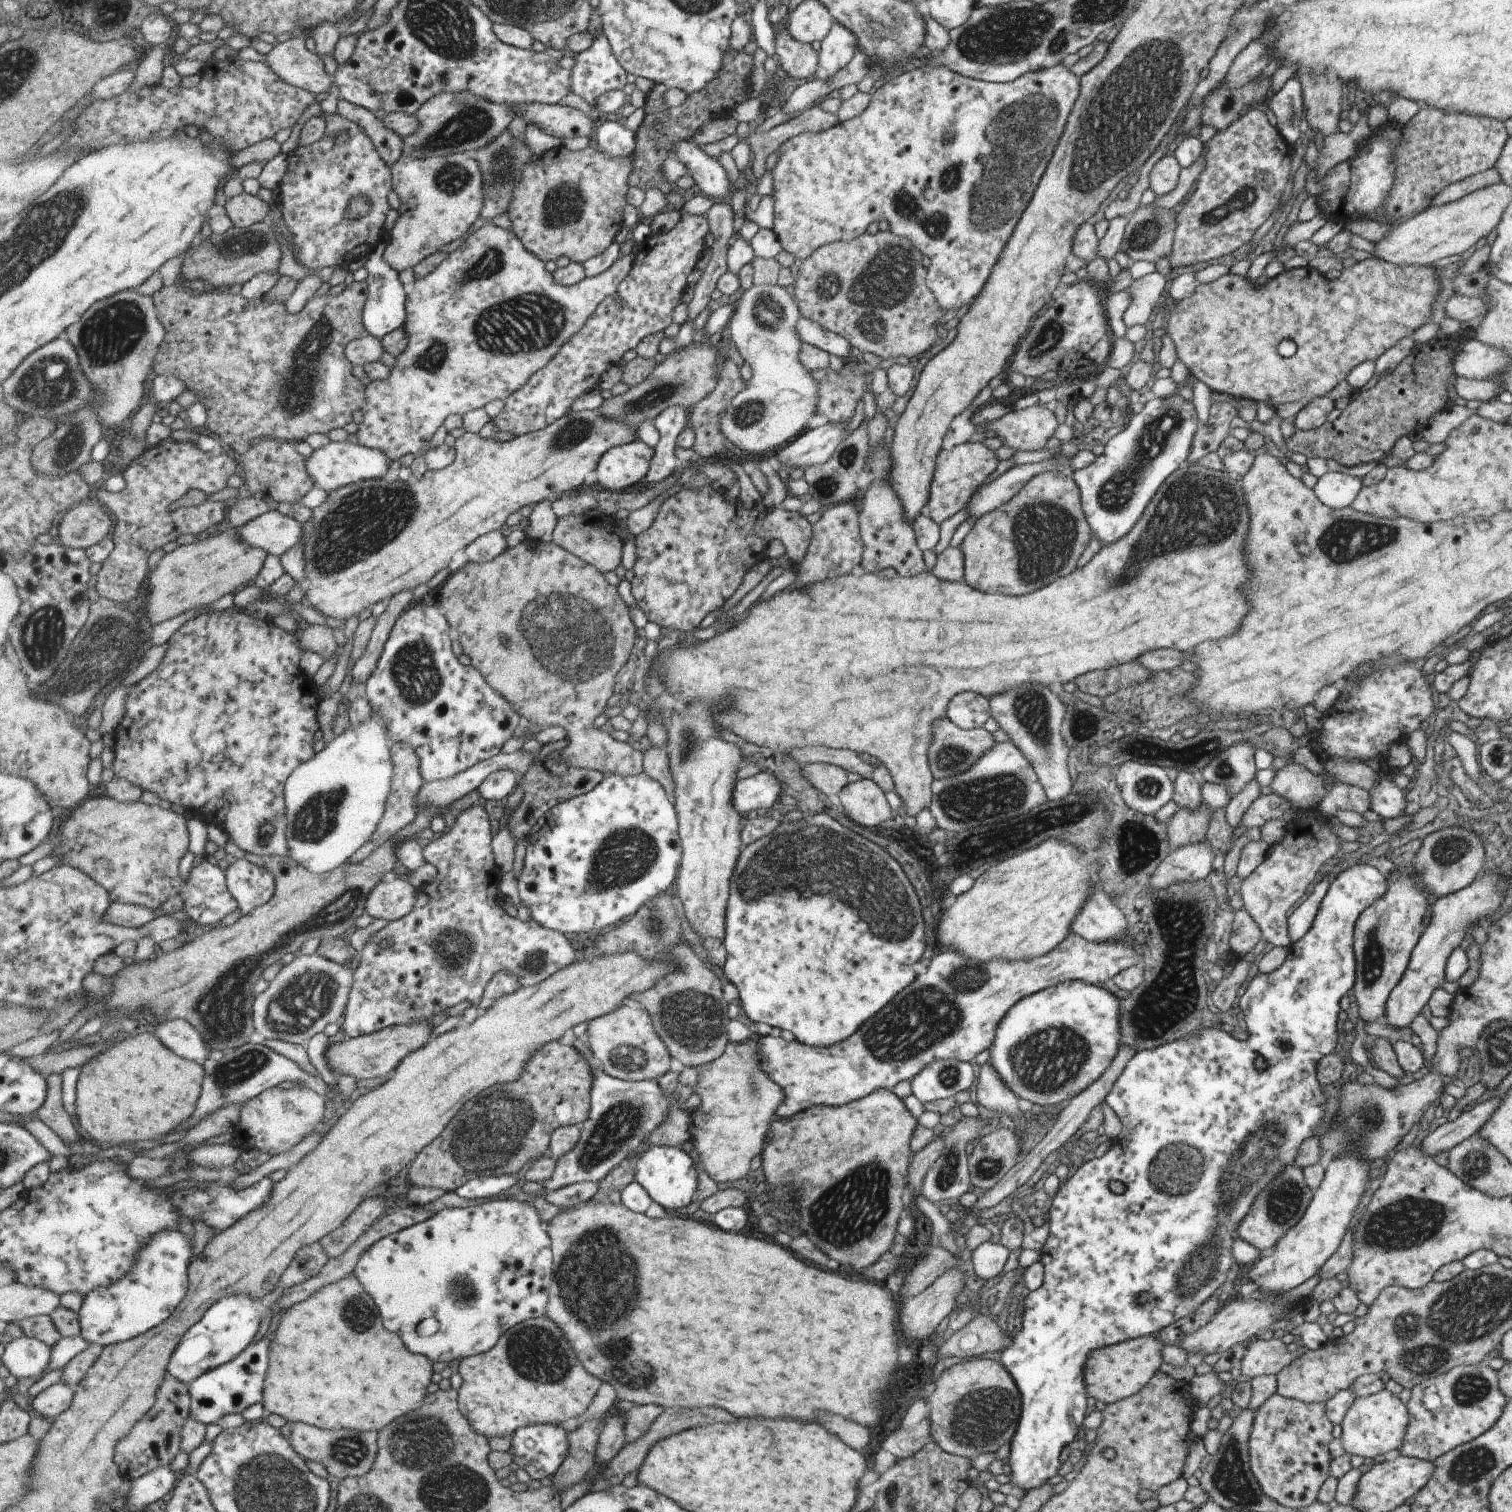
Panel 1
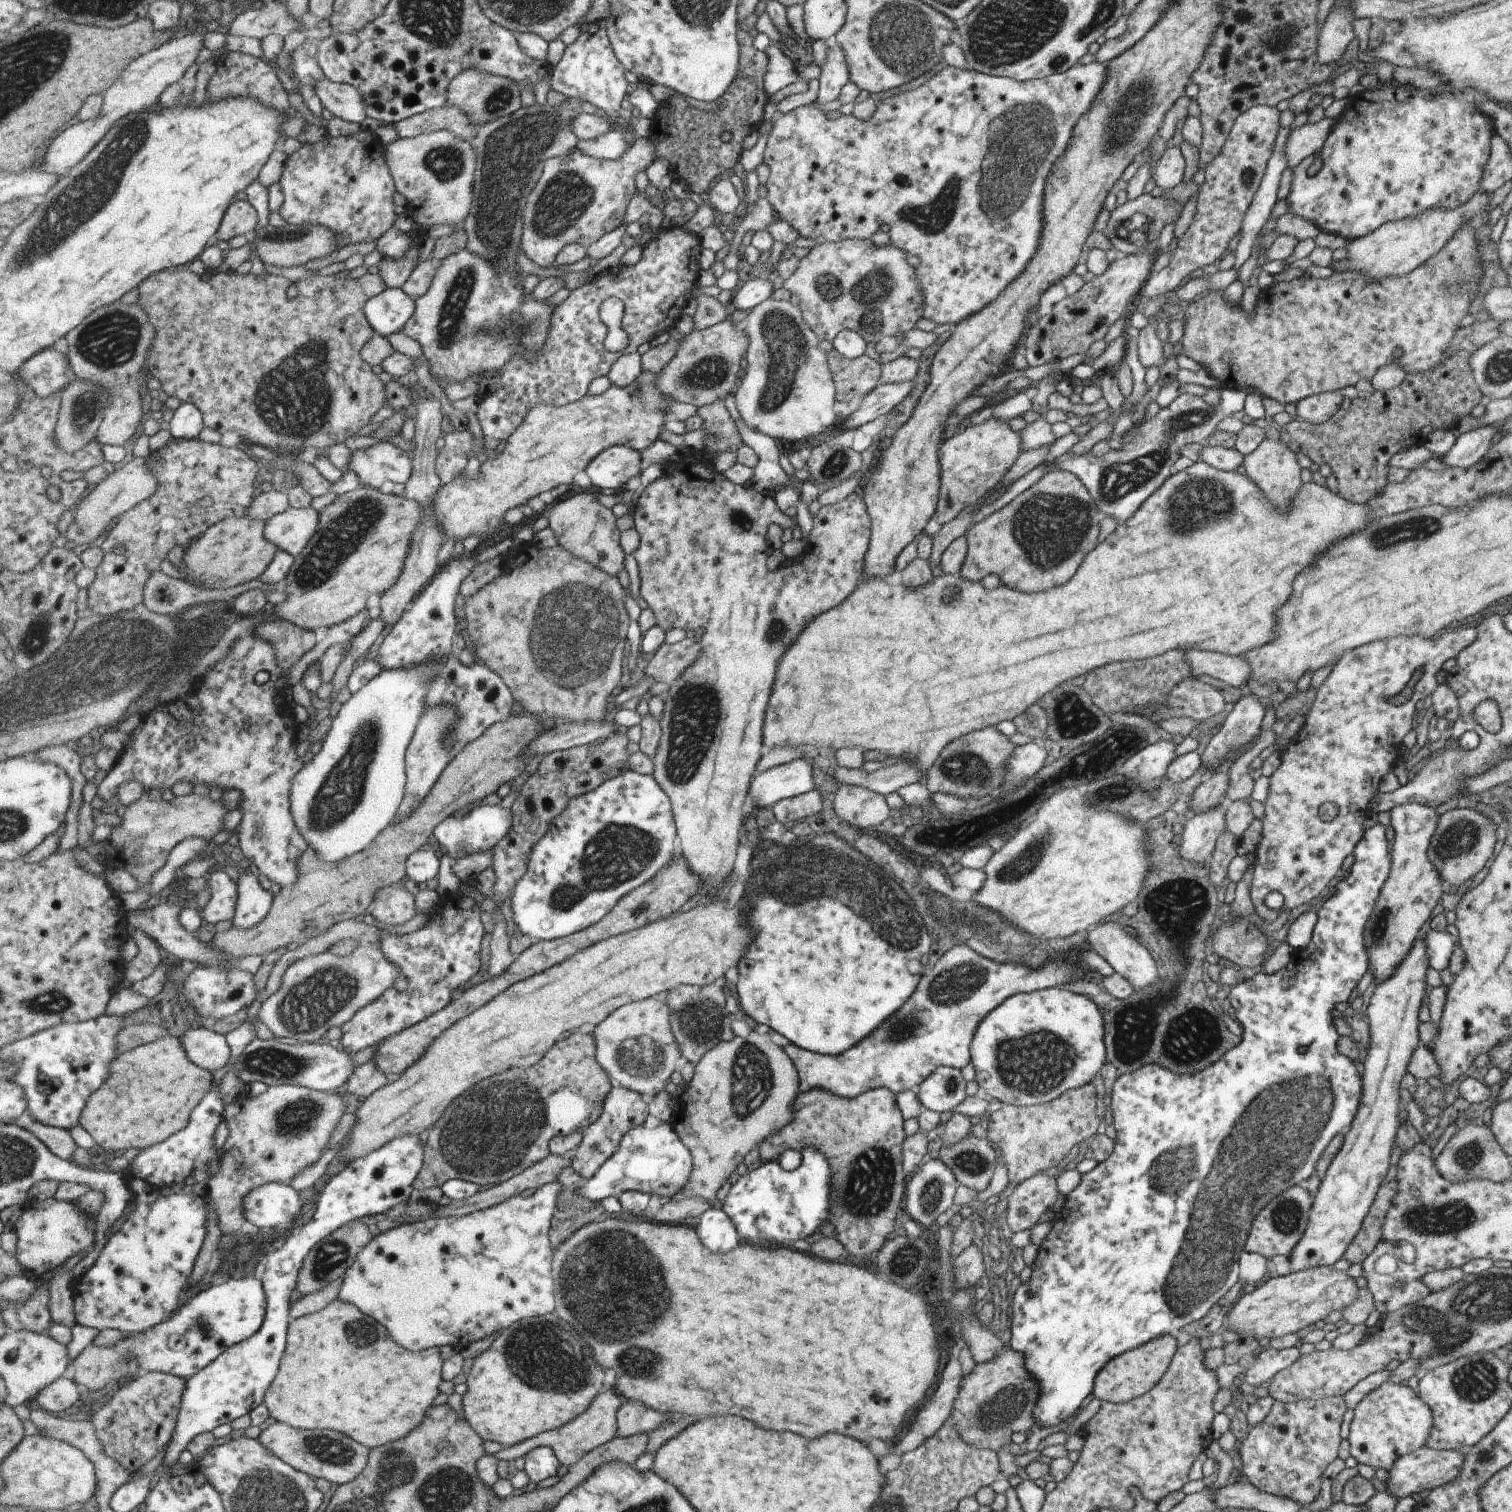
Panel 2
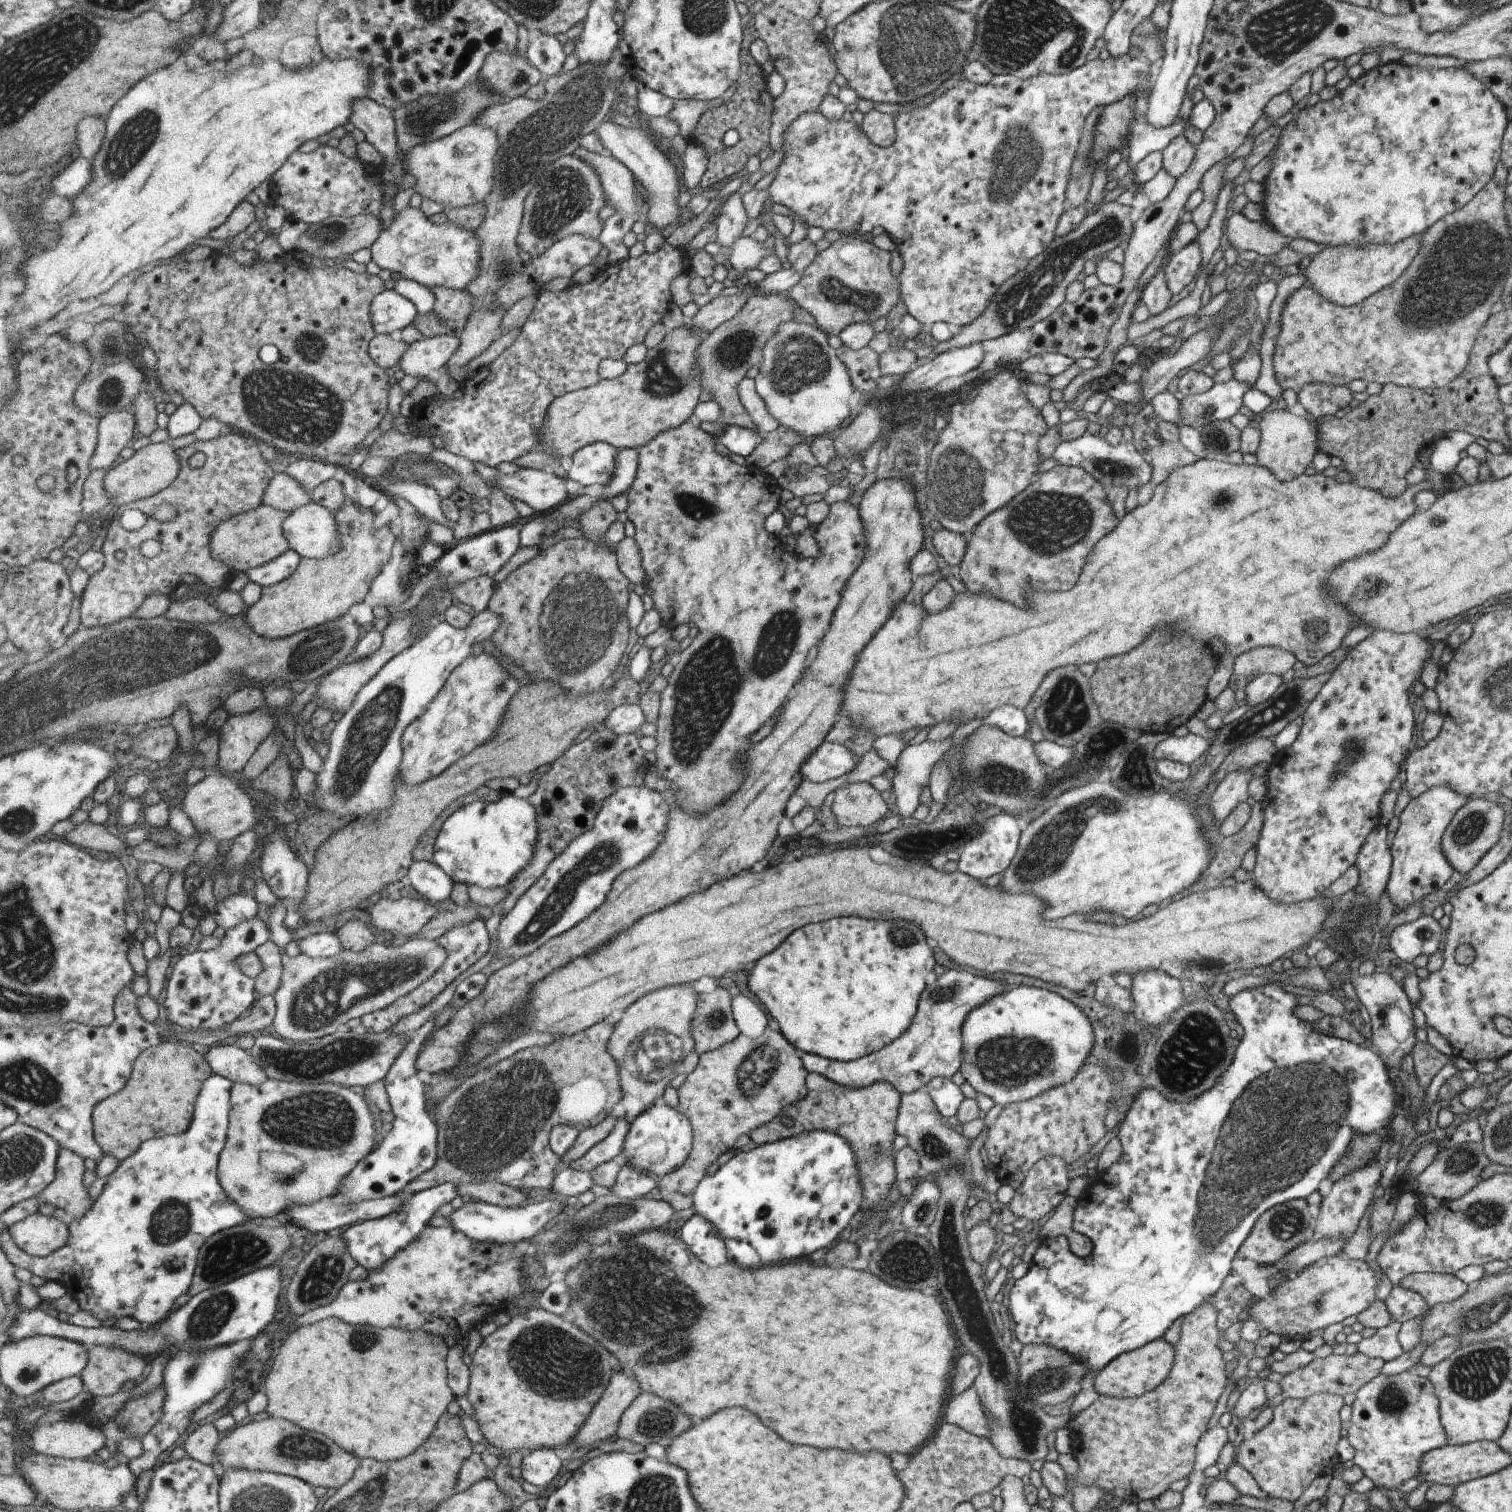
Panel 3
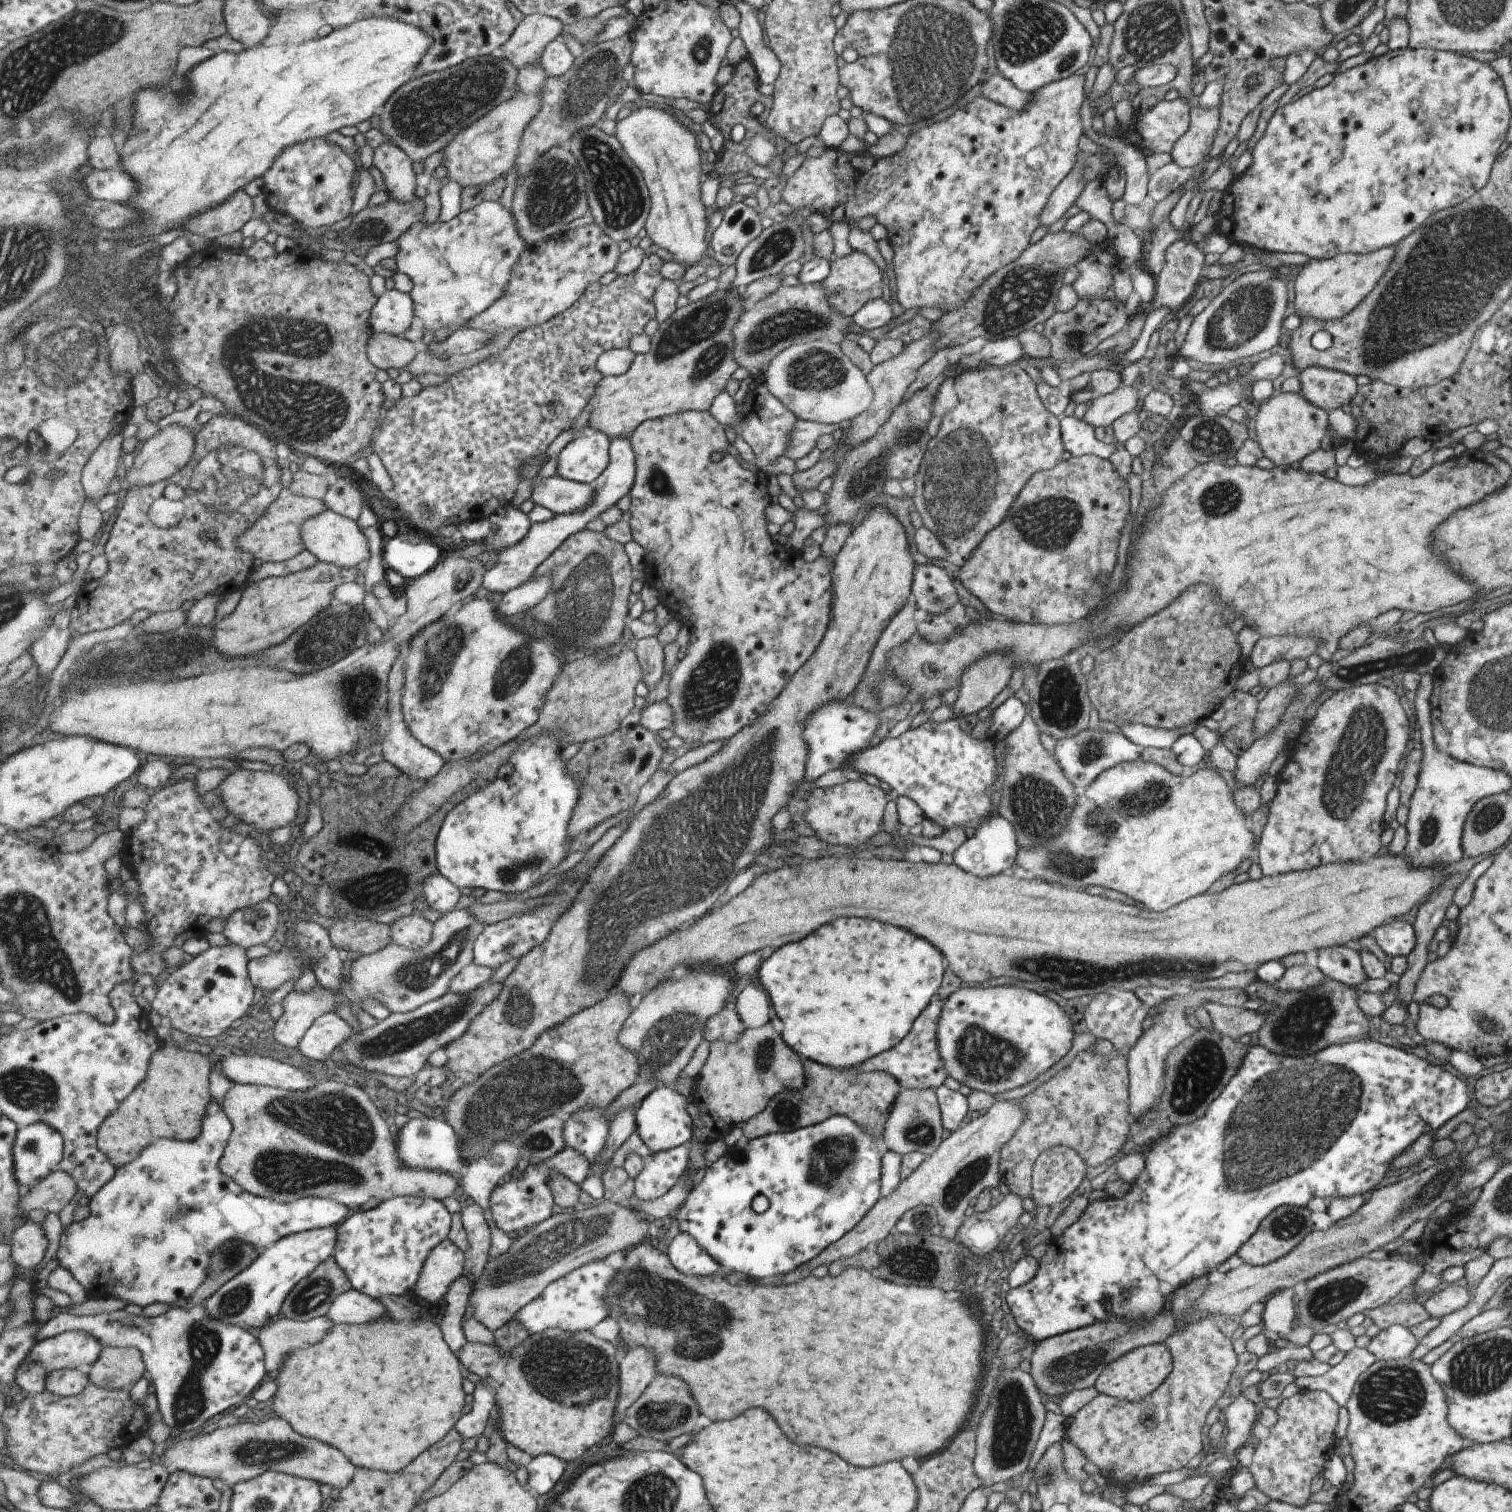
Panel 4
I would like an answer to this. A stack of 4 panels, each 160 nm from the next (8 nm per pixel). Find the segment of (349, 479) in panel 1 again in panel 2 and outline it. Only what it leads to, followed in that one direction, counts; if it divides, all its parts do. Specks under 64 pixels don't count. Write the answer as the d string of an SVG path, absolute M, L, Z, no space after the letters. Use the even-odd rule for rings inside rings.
M377 442L365 450L353 451L349 471L359 474L367 485L385 484L387 480L405 484L413 476L413 462L406 451L391 442Z

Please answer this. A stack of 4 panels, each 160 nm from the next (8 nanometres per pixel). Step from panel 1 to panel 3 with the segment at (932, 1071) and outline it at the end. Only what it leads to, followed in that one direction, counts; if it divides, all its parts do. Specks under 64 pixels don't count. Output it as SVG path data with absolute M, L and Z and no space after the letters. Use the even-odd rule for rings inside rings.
M933 1078L926 1086L929 1097L933 1100L933 1106L943 1119L957 1114L959 1104L964 1100L959 1086L947 1078Z

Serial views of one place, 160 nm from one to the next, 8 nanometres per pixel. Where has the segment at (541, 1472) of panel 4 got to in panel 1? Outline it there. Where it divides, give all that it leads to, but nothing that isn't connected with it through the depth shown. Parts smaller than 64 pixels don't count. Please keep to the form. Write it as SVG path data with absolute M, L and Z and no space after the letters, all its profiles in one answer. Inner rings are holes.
M537 1423L521 1427L512 1434L509 1452L514 1462L535 1480L552 1478L566 1461L570 1451L570 1432L560 1423Z

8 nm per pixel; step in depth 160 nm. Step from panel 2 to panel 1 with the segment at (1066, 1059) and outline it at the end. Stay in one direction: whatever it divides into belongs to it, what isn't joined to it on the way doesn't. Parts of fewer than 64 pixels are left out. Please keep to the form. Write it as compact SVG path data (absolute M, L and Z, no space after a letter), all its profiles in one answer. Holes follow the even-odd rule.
M1065 981L1041 989L1035 994L1018 1000L1001 1017L1001 1020L997 1023L992 1043L988 1047L990 1058L987 1063L990 1064L990 1067L994 1068L994 1071L997 1071L997 1074L1001 1077L1002 1083L1005 1083L1006 1087L1009 1087L1015 1095L1025 1098L1033 1104L1045 1107L1049 1105L1051 1107L1054 1104L1059 1104L1059 1102L1065 1098L1070 1099L1071 1097L1078 1095L1084 1088L1087 1088L1094 1080L1097 1080L1109 1066L1111 1059L1116 1055L1118 1047L1120 1046L1120 1032L1118 1027L1120 1013L1119 1002L1120 1000L1117 998L1117 995L1108 991L1106 988L1099 985L1090 985L1083 981Z

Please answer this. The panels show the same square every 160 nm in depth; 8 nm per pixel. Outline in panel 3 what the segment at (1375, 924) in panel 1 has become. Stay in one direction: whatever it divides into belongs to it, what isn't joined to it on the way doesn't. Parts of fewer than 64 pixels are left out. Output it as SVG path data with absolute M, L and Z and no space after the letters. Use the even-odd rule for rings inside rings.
M1433 786L1416 798L1411 798L1398 815L1399 828L1389 847L1391 869L1386 883L1387 898L1393 907L1401 908L1410 902L1420 901L1436 888L1441 888L1453 874L1453 868L1441 850L1441 836L1449 826L1453 814L1463 804L1467 804L1468 800L1469 796L1453 792L1453 788Z

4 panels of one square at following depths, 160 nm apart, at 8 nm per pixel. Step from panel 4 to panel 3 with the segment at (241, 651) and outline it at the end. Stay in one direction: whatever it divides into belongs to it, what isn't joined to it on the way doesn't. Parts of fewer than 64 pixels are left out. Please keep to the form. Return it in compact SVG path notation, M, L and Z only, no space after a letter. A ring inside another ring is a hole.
M349 500L334 513L339 522L341 552L323 559L303 557L297 571L283 582L263 587L257 602L248 608L244 620L261 638L279 640L341 619L357 602L370 600L369 590L385 564L391 562L393 546L399 541L399 522L375 528L375 512Z

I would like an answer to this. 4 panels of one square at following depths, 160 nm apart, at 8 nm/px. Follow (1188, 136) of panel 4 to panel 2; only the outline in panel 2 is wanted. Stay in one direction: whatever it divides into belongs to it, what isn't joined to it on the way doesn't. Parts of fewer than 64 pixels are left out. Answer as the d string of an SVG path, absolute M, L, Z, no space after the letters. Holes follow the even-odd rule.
M1166 148L1161 158L1151 168L1151 180L1155 186L1166 191L1181 182L1184 166L1179 148Z

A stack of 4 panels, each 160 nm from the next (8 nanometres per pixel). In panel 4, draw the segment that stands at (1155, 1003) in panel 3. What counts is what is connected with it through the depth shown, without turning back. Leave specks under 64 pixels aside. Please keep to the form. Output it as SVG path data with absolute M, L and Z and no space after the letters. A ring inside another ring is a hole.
M1185 989L1179 991L1177 995L1171 995L1168 999L1161 1000L1155 1005L1151 1026L1146 1030L1141 1030L1135 1039L1133 1046L1126 1054L1128 1068L1128 1112L1133 1116L1133 1121L1138 1119L1147 1109L1154 1107L1162 1091L1163 1061L1167 1053L1181 1042L1185 1037L1195 1032L1197 1027L1192 1025L1185 1015L1185 1010L1189 1007L1199 1007L1202 1003L1215 1003L1216 1005L1241 1006L1248 999L1245 989Z

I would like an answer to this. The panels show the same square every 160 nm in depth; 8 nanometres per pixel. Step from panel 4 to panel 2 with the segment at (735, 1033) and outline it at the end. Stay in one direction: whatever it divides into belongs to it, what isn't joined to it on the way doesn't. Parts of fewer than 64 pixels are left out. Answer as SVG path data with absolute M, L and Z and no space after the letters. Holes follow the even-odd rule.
M715 983L707 986L681 985L668 990L666 1000L672 1009L672 1031L680 1046L683 1060L697 1064L717 1043L733 1038L731 1034L731 1020L734 1016L725 1012L725 994L715 986Z

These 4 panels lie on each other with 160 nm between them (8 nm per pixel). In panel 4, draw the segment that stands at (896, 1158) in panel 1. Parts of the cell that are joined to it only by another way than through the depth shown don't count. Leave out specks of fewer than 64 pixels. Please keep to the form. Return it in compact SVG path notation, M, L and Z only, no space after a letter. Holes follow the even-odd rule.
M806 1060L802 1067L804 1068L804 1087L801 1091L786 1090L778 1092L775 1096L772 1096L771 1101L763 1111L741 1124L740 1129L747 1140L756 1139L769 1133L791 1132L809 1125L816 1125L828 1119L831 1115L841 1115L851 1119L867 1136L872 1137L876 1143L880 1143L884 1122L901 1089L892 1076L881 1071L865 1073L859 1071L858 1066L847 1070L825 1068L825 1066L819 1066L812 1060Z

